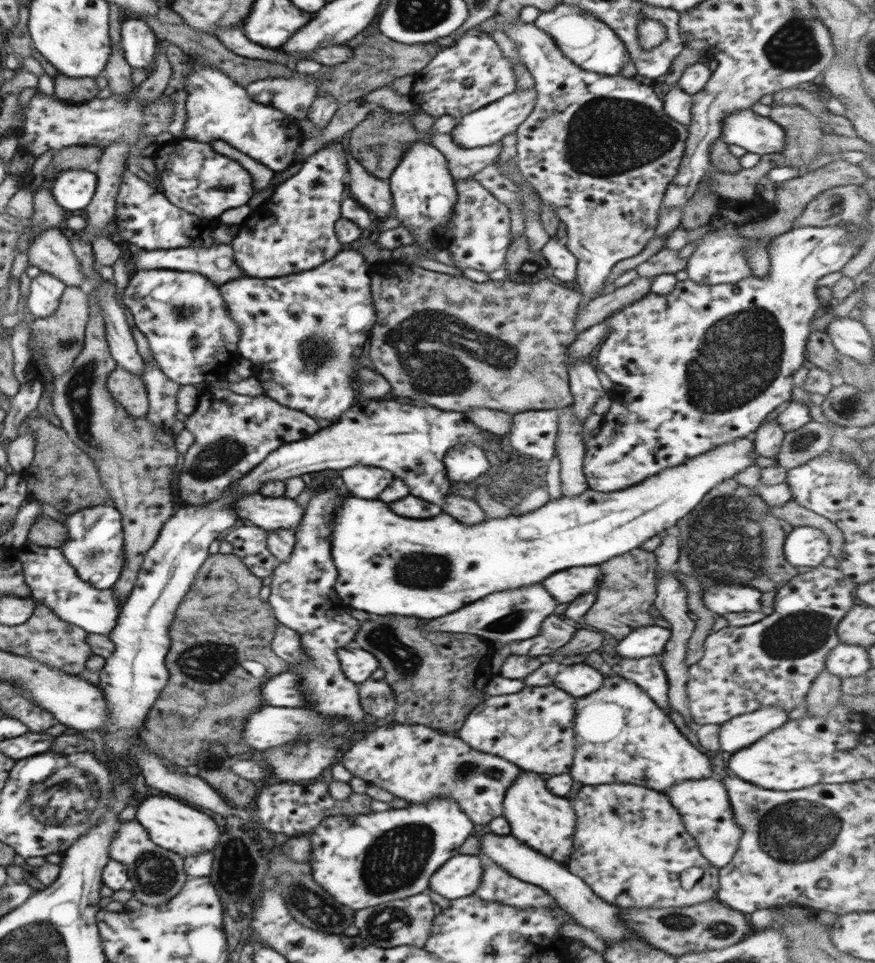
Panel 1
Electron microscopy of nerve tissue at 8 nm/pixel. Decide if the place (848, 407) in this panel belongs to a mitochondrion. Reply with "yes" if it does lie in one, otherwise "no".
yes

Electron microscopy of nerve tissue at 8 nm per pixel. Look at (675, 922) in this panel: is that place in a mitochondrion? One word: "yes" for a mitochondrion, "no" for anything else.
yes

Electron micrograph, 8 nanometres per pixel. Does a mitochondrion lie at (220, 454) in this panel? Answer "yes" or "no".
yes

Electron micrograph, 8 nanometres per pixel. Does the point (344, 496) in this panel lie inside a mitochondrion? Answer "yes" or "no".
no

